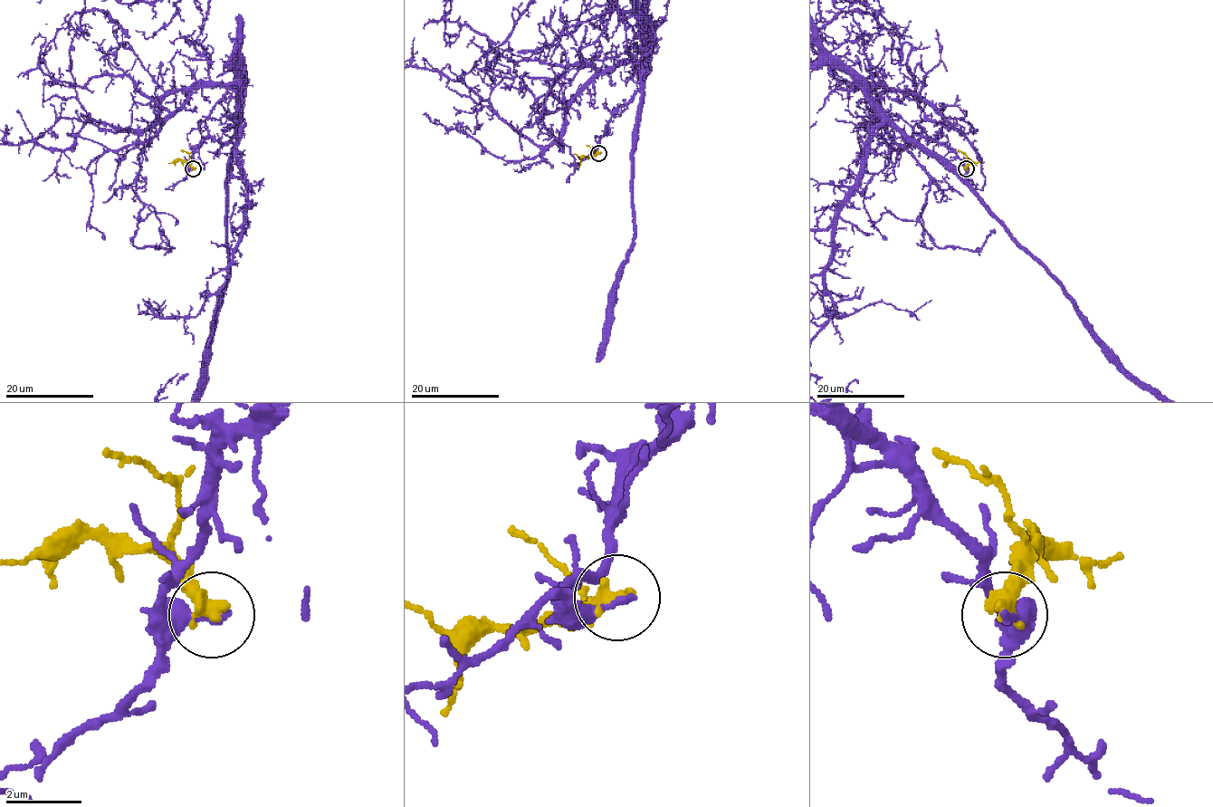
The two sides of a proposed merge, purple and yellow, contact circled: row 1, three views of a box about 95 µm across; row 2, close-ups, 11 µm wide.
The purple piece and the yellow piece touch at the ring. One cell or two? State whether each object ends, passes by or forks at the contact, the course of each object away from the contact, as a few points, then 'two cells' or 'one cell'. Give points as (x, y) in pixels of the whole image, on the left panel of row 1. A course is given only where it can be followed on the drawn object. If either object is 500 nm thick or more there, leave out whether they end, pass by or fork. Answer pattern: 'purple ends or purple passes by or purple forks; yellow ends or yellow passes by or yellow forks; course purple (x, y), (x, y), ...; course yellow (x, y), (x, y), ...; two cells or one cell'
purple ends; yellow ends; course purple (194, 168), (205, 139), (235, 129), (231, 65), (196, 90), (216, 161), (240, 175), (228, 285); course yellow (194, 168), (186, 162), (174, 162); two cells

